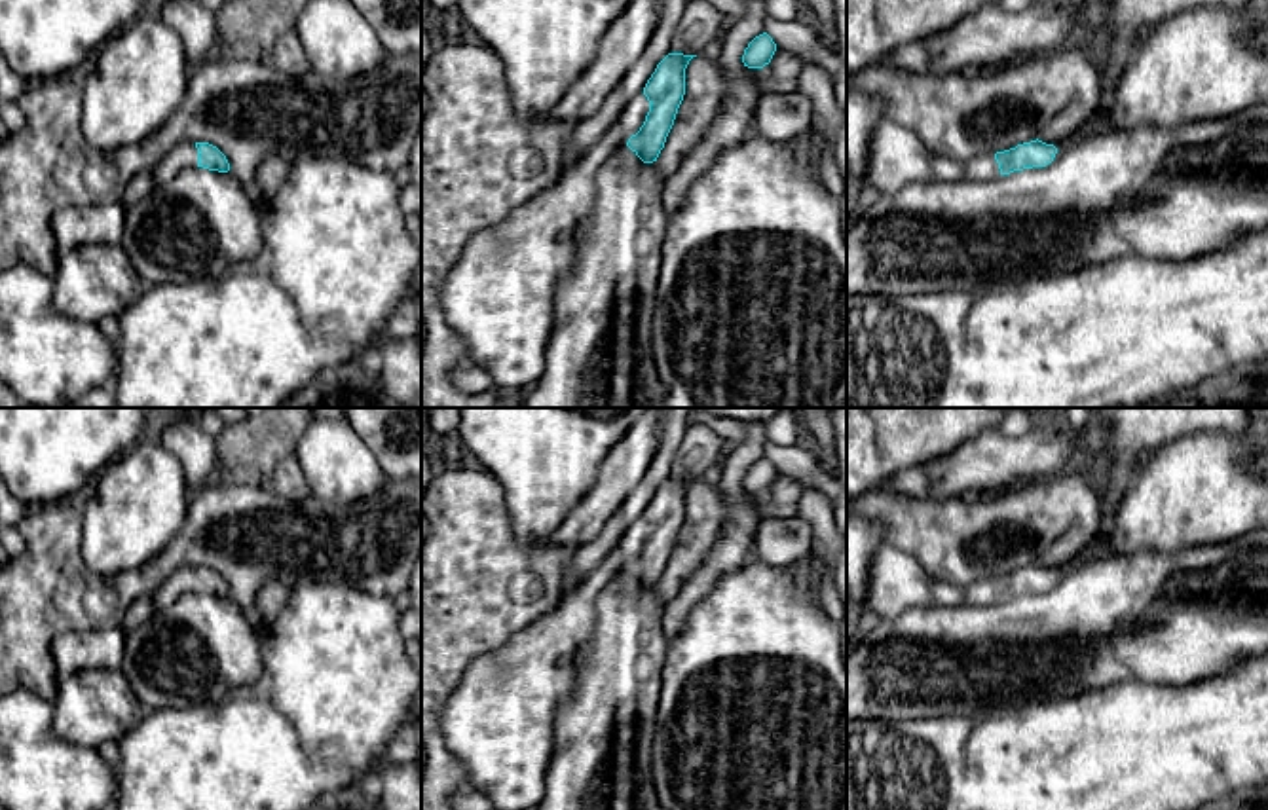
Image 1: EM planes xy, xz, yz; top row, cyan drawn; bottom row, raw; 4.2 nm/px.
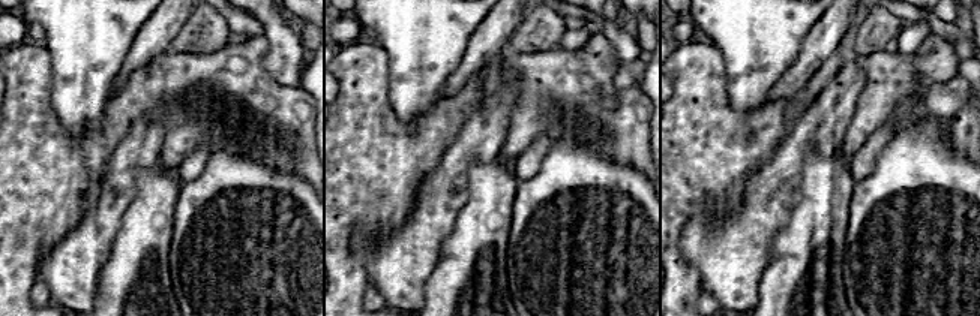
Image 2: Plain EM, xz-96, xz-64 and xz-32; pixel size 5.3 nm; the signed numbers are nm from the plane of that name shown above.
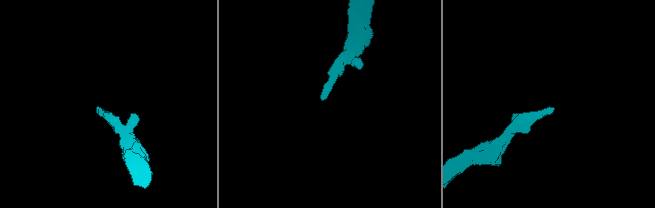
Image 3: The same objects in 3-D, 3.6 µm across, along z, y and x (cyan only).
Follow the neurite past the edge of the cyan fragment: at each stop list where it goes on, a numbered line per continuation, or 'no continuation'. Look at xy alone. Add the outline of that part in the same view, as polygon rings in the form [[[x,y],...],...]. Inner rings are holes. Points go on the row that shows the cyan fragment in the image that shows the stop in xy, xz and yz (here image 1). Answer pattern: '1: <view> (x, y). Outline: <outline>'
1: xy (185, 154). Outline: [[[182,140],[173,146],[165,157],[150,171],[156,184],[165,184],[182,169],[197,167],[197,148],[192,140]]]

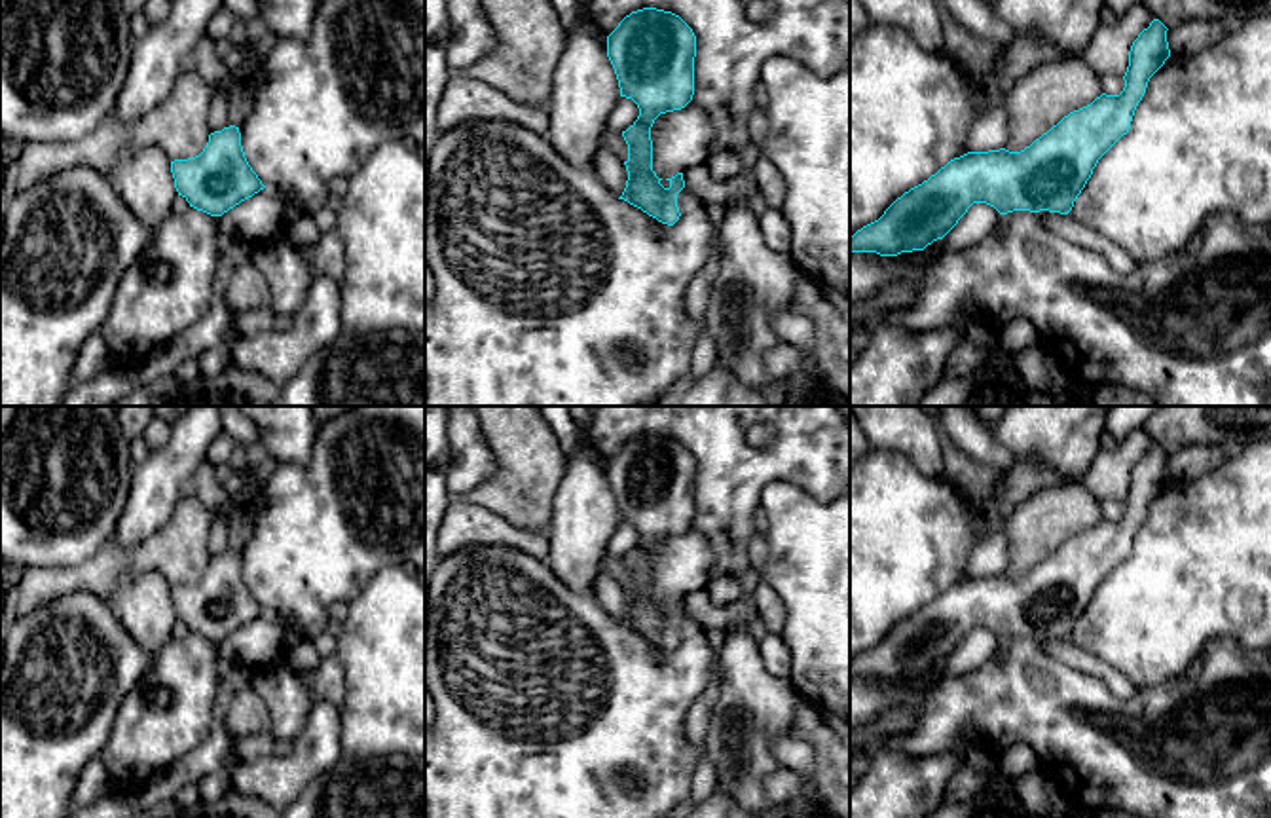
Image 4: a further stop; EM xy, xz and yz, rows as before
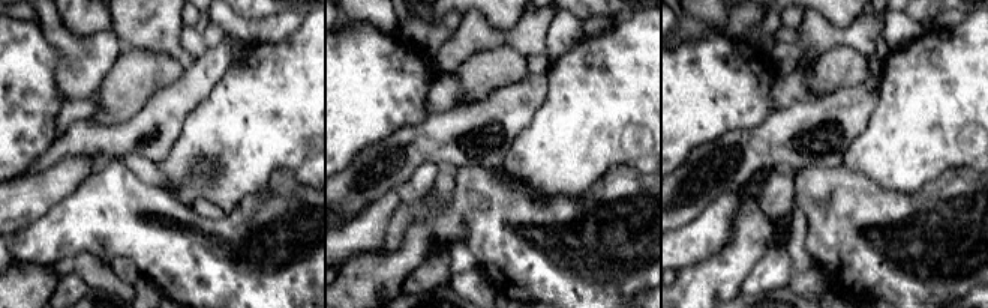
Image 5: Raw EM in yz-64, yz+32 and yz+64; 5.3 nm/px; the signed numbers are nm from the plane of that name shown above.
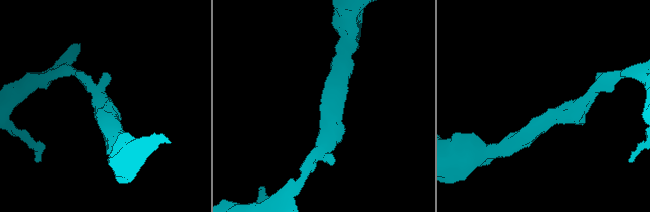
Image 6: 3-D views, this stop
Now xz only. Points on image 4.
no continuation

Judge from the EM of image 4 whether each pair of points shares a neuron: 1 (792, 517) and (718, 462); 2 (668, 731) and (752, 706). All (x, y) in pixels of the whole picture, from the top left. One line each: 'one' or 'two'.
1: two
2: two

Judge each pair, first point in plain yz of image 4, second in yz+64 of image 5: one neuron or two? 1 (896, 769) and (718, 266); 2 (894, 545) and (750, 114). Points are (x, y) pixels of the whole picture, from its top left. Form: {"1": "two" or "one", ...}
{"1": "one", "2": "one"}

